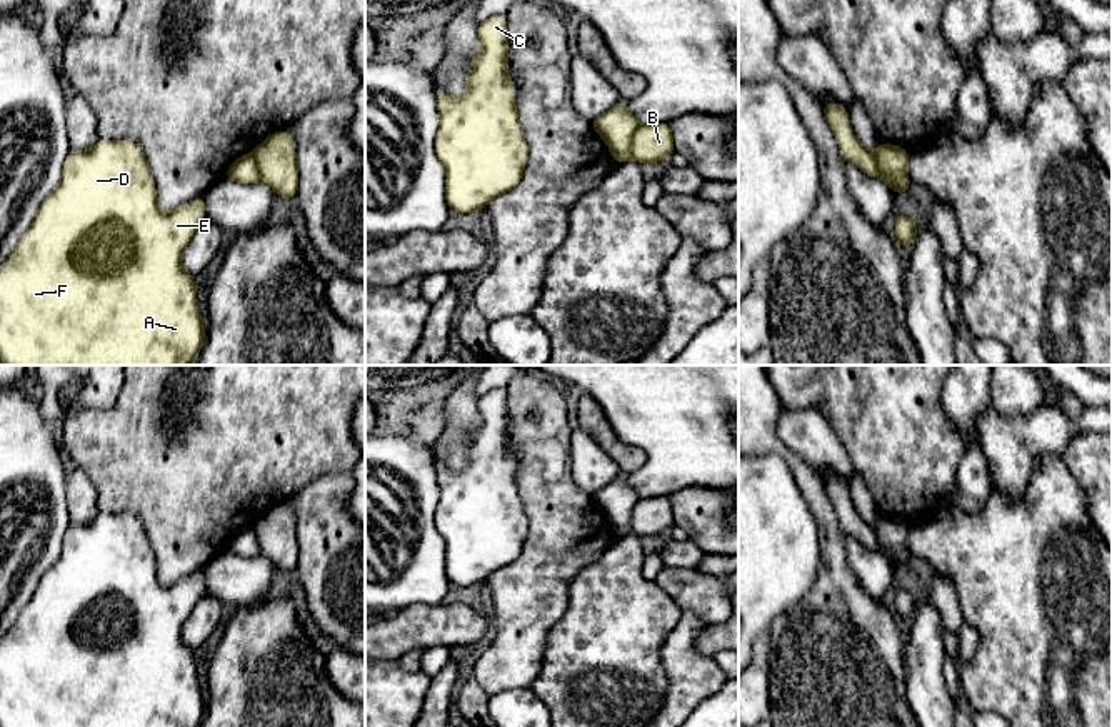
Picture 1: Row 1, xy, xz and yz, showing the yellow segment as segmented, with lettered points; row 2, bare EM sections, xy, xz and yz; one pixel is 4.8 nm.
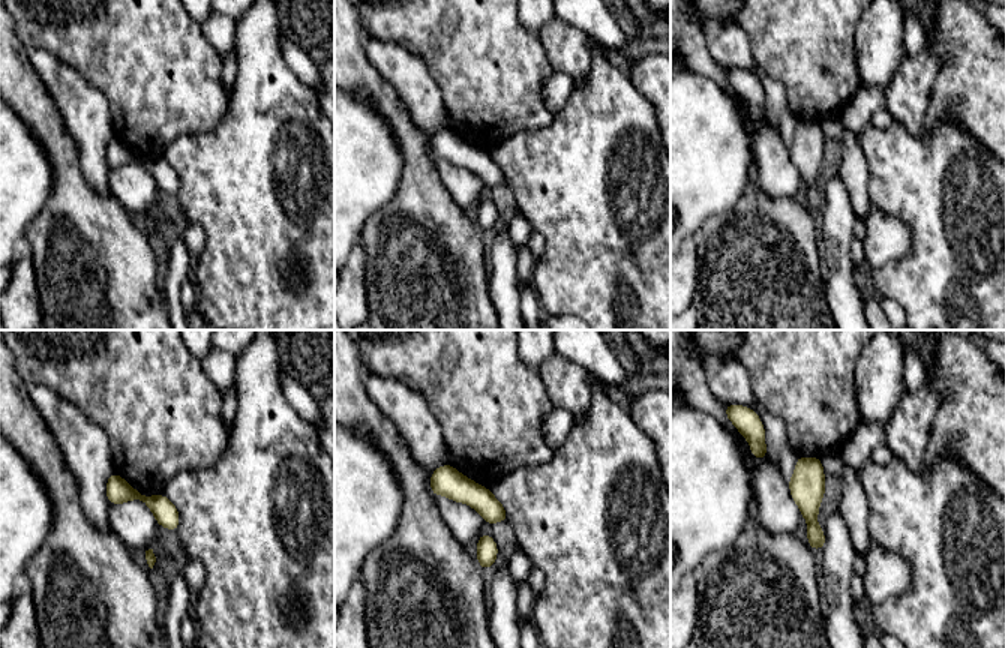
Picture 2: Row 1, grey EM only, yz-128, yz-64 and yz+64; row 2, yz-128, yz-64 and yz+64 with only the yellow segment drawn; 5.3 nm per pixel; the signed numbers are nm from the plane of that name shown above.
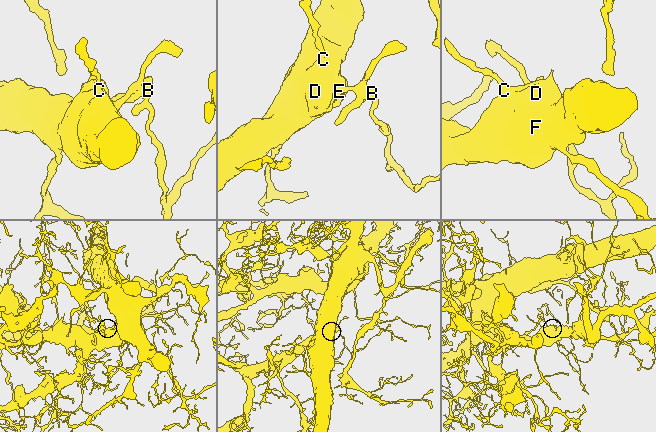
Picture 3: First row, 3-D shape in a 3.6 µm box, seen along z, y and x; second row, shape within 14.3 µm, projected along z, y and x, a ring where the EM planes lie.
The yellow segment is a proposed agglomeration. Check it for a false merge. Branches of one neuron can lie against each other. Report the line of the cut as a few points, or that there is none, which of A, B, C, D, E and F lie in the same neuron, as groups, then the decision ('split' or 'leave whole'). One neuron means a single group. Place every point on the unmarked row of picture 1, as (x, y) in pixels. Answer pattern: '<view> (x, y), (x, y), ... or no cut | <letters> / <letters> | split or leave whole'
xz (639, 497), (632, 511), (631, 531) | A C D E F / B | split

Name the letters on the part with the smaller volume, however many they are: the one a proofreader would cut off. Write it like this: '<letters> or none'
B

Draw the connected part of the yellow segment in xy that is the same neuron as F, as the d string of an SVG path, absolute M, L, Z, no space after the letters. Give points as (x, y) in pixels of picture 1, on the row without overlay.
M100 512L90 524L72 524L57 562L0 640L0 727L198 727L205 697L182 629L203 587L203 569L173 585L160 582L150 540L132 514Z

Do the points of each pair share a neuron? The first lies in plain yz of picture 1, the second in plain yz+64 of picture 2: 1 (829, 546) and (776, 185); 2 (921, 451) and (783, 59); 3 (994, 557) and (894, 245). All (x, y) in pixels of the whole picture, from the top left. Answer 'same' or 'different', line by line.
1: different
2: same
3: different

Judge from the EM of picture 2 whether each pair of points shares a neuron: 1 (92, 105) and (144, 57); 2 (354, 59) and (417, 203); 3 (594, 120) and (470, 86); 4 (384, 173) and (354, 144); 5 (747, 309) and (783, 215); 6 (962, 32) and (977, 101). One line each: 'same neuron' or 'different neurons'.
1: different neurons
2: same neuron
3: different neurons
4: same neuron
5: same neuron
6: same neuron

